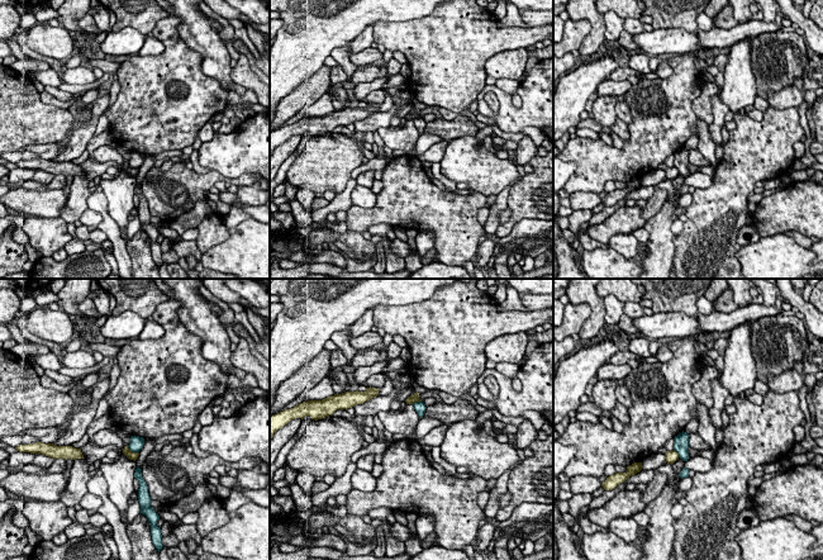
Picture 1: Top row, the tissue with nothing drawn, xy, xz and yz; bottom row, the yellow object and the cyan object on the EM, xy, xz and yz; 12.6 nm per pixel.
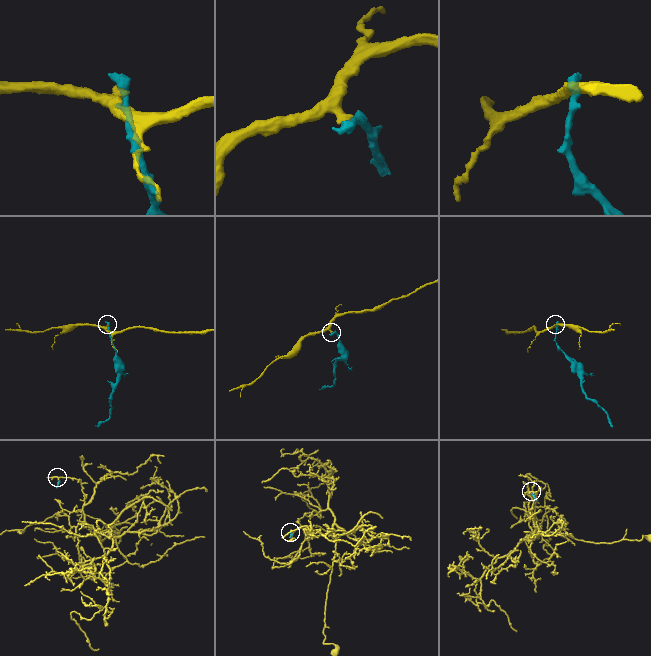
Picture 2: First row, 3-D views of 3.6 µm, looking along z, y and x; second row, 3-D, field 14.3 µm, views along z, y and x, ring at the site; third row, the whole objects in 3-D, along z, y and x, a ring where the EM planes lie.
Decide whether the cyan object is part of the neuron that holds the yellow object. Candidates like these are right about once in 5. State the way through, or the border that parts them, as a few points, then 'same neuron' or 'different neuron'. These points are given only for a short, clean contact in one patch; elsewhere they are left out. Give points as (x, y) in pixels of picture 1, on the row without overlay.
along xy (127, 162), (138, 170) | different neuron

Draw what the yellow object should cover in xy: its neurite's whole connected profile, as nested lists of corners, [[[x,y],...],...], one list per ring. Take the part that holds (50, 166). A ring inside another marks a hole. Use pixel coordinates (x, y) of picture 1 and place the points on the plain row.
[[[35,158],[29,161],[19,161],[15,163],[19,169],[42,170],[52,175],[84,175],[80,165],[72,162],[56,162],[53,160]]]

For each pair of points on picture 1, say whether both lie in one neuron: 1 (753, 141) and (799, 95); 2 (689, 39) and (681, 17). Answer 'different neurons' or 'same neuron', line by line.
1: different neurons
2: different neurons

